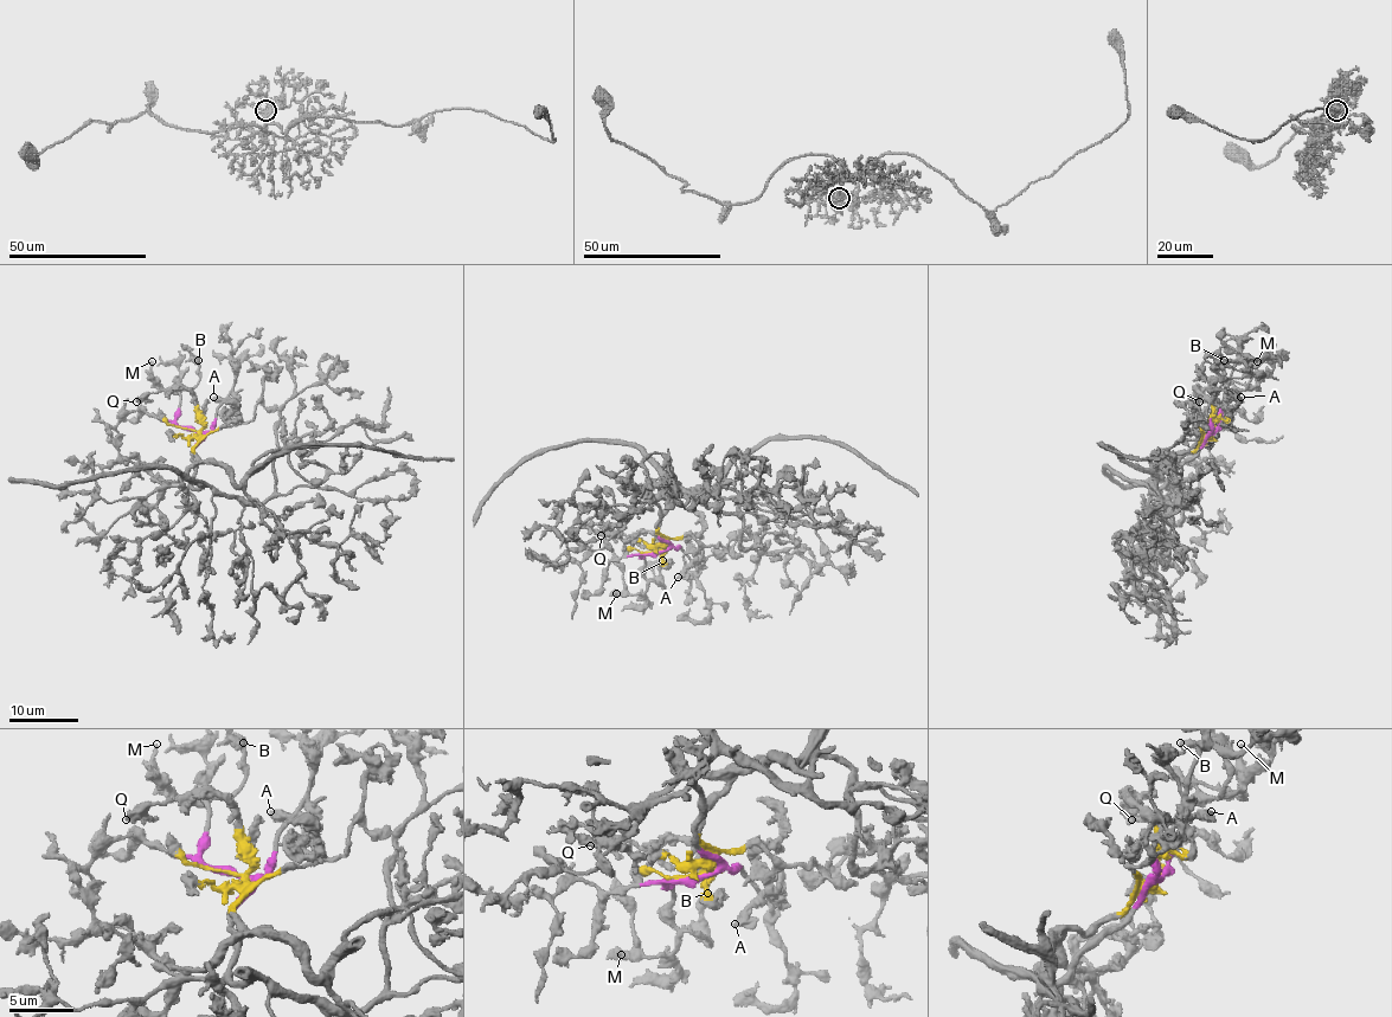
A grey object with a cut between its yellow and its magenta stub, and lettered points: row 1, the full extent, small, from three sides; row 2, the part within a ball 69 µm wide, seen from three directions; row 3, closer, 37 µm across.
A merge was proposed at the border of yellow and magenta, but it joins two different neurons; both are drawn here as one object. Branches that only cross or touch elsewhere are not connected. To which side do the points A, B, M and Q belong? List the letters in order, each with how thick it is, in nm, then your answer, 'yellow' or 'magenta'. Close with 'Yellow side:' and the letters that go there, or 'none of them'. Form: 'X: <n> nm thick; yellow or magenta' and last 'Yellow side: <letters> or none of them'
A: 550 nm thick; yellow
B: 480 nm thick; magenta
M: 200 nm thick; magenta
Q: 500 nm thick; yellow
Yellow side: A, Q

